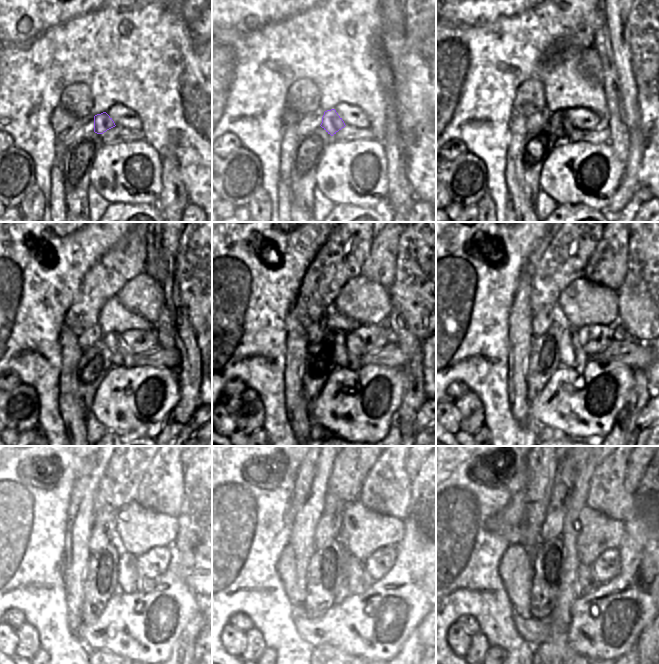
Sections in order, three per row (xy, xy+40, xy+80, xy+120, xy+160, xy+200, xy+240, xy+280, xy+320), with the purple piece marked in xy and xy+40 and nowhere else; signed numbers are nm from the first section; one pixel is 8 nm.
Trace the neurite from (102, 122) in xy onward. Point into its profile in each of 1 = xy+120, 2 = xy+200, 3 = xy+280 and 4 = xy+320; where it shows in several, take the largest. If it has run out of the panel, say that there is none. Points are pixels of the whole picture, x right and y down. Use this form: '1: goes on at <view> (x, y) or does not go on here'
1: goes on at xy+120 (120, 355)
2: goes on at xy+200 (573, 357)
3: goes on at xy+280 (359, 580)
4: goes on at xy+320 (587, 581)

